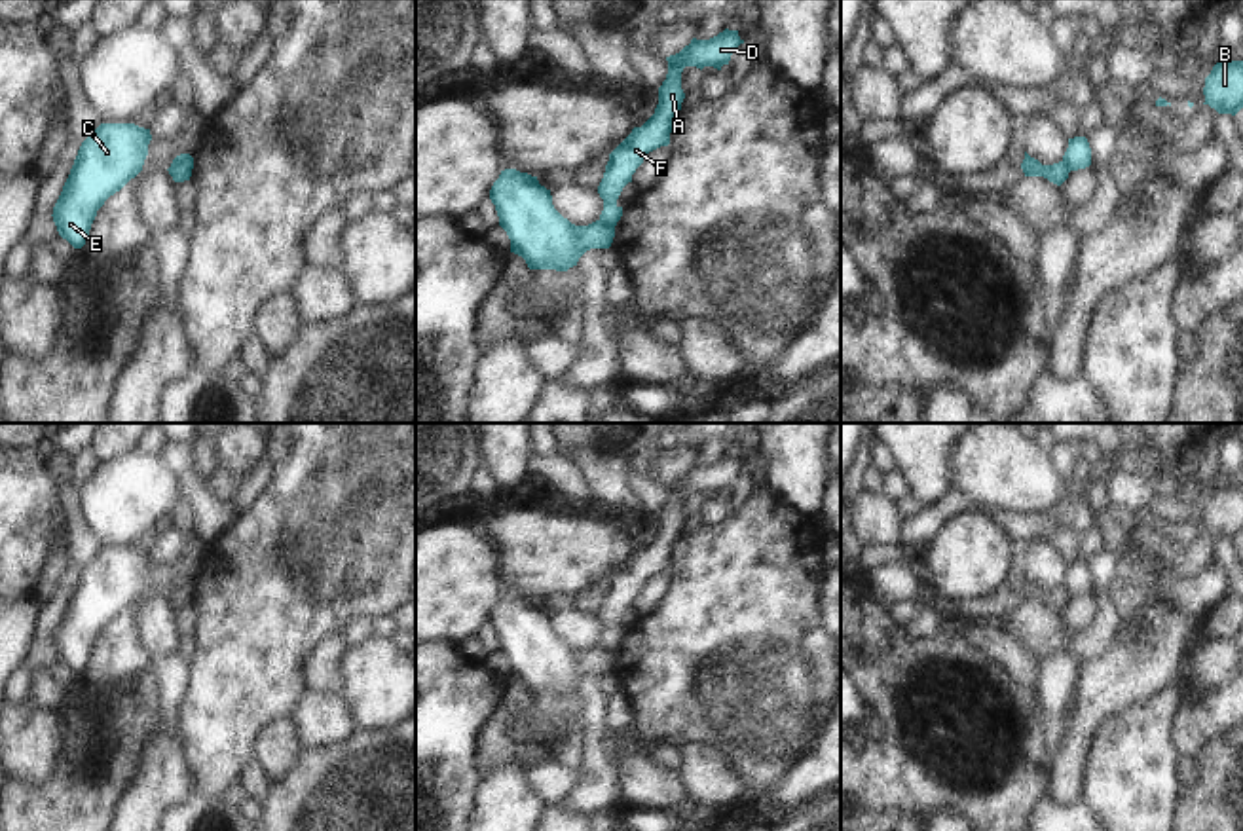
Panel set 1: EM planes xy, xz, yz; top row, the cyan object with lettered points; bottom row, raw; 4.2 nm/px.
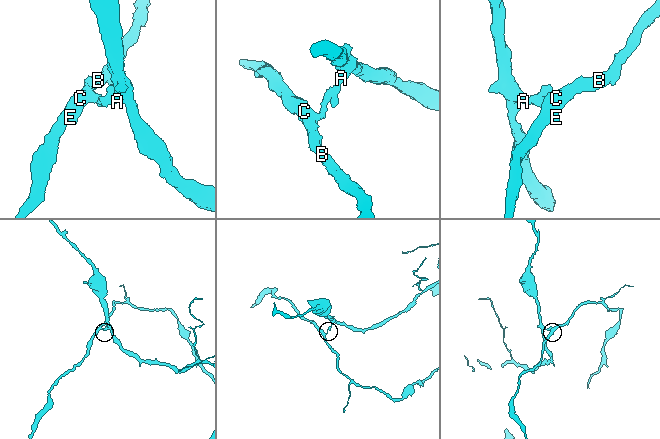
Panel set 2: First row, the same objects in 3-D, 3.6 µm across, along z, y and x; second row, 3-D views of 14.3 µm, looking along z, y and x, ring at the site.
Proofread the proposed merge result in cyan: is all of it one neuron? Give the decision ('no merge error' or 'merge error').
merge error

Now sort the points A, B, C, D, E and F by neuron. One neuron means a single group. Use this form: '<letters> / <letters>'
A D F / B C E

